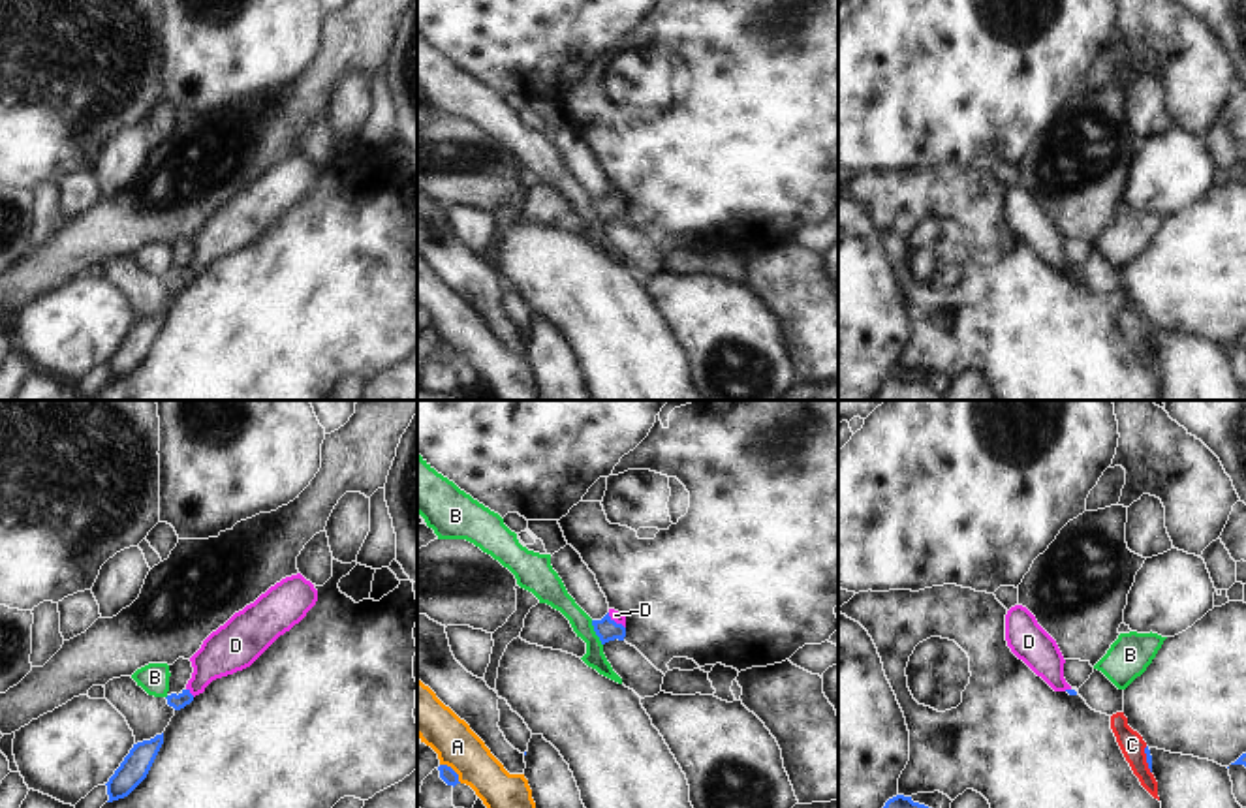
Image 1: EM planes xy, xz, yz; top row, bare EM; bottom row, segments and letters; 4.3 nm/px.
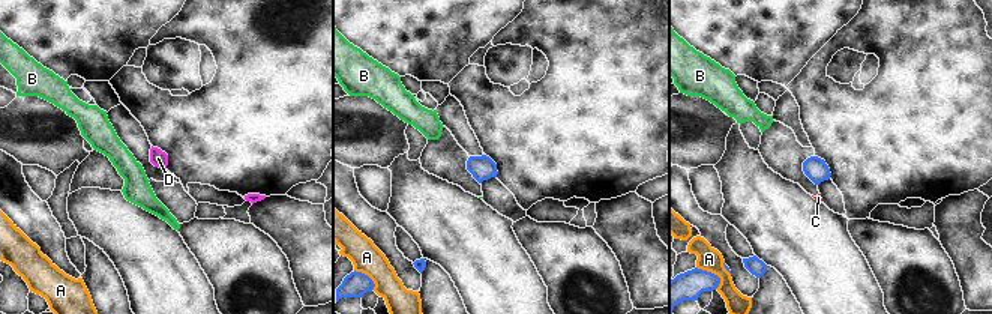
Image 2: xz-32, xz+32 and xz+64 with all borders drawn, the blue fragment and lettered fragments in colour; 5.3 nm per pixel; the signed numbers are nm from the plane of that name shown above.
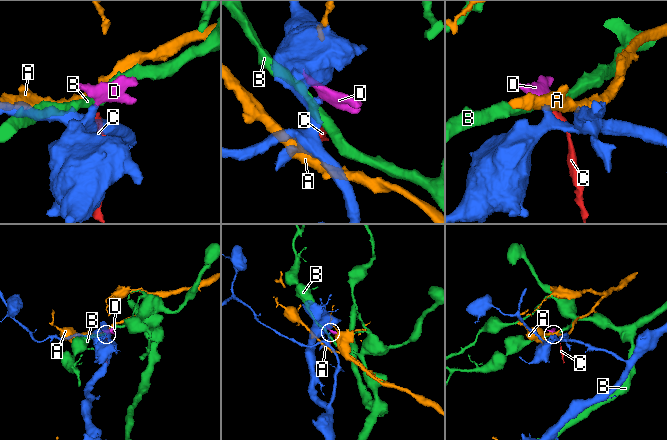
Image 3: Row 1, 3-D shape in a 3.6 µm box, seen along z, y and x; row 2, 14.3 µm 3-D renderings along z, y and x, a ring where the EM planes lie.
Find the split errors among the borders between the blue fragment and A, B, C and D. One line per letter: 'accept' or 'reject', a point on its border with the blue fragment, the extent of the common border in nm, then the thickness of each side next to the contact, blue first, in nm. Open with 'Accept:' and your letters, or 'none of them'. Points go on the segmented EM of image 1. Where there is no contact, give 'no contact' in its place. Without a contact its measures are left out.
Accept: D
A: reject; contact xz (453, 771); length 130 nm; calibres 70 and 190 nm
B: reject; contact xz (596, 634); length 120 nm; calibres 100 and 110 nm
C: reject; contact yz (1147, 760); length 120 nm; calibres 30 and 110 nm
D: accept; contact xy (188, 692); length 50 nm; calibres 70 and 200 nm

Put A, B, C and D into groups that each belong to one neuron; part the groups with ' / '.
A / B / C / D

